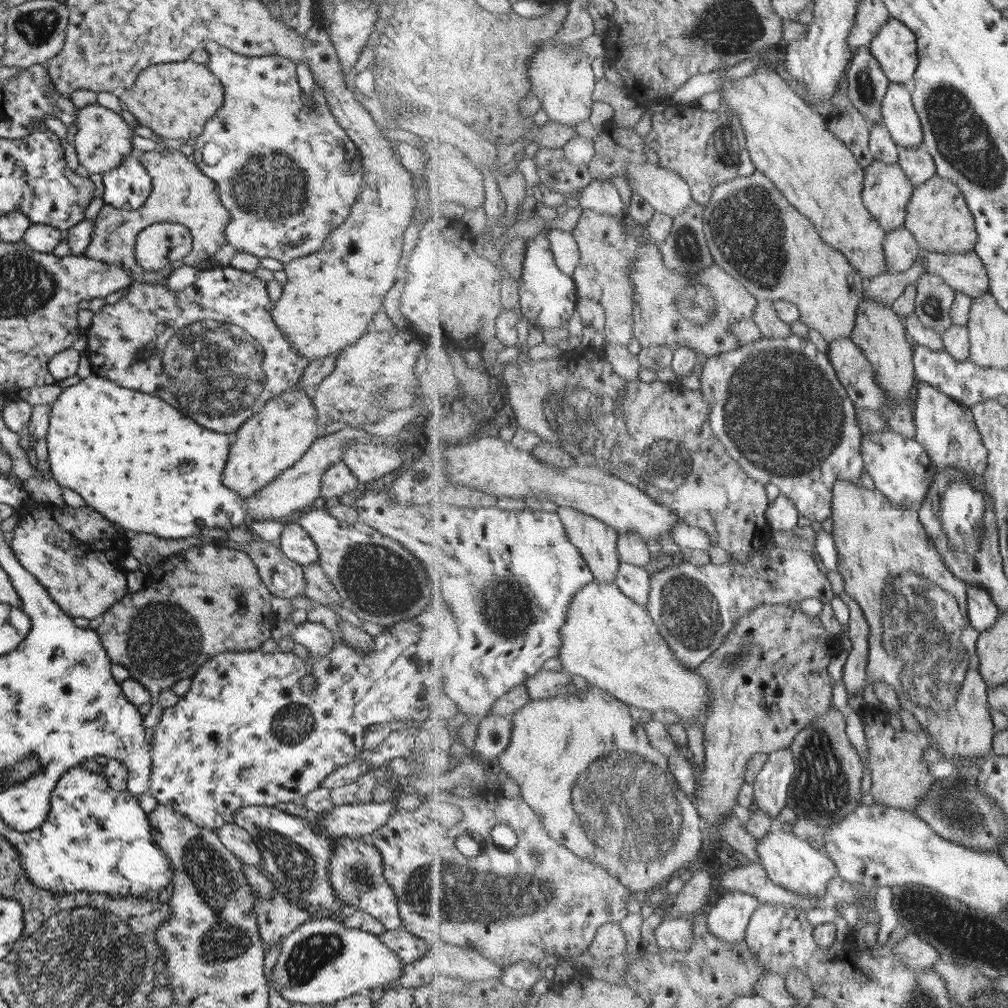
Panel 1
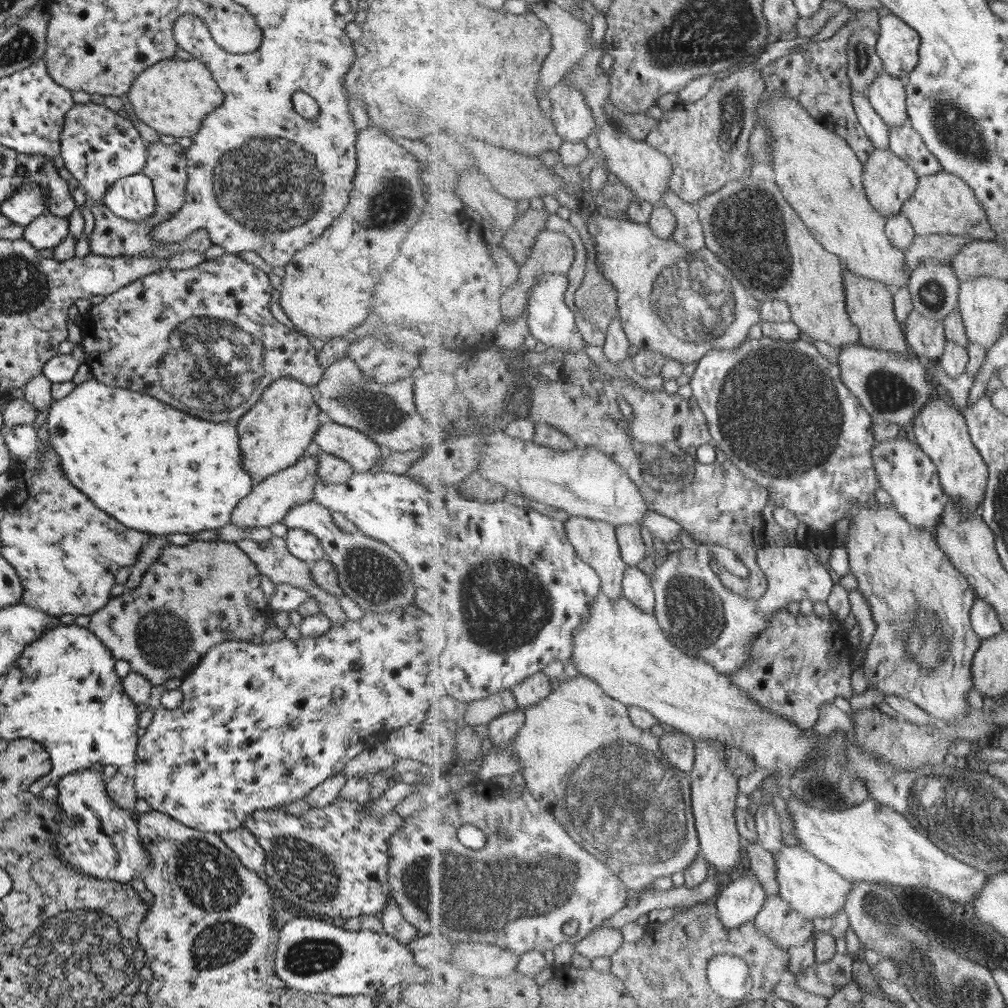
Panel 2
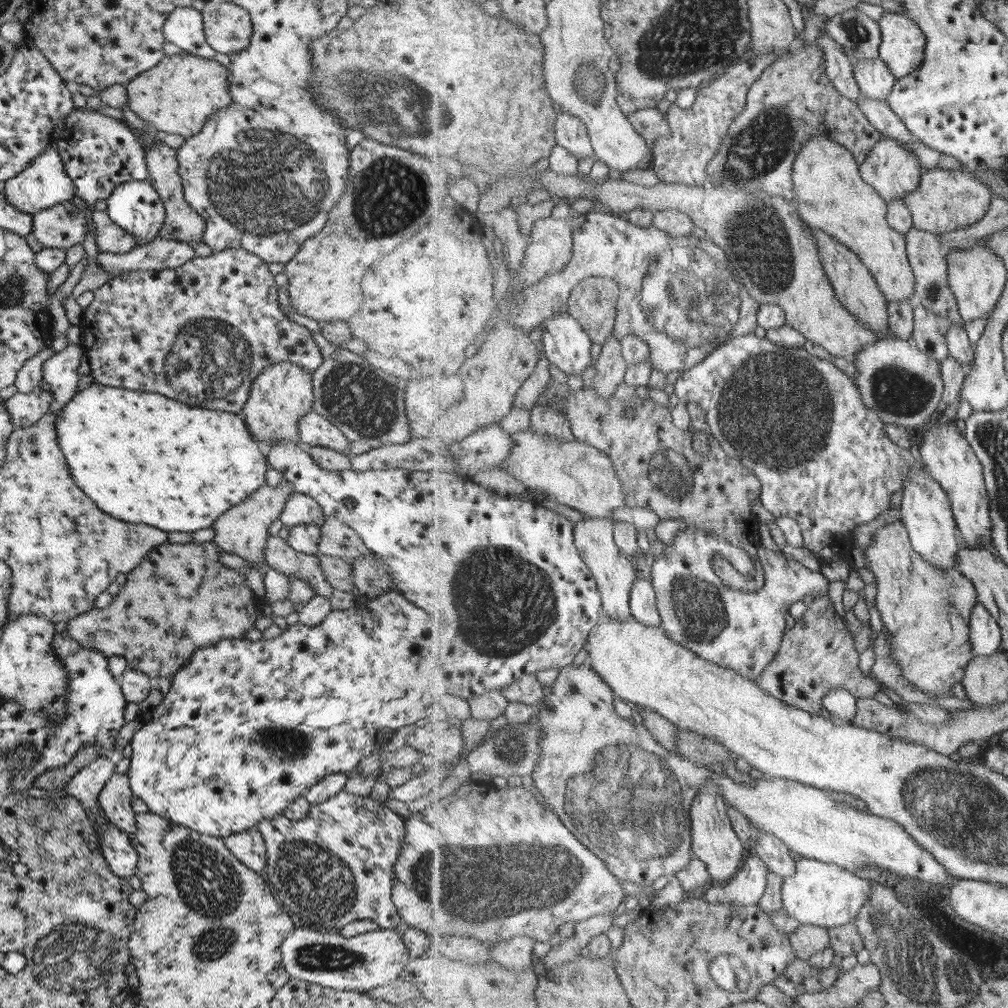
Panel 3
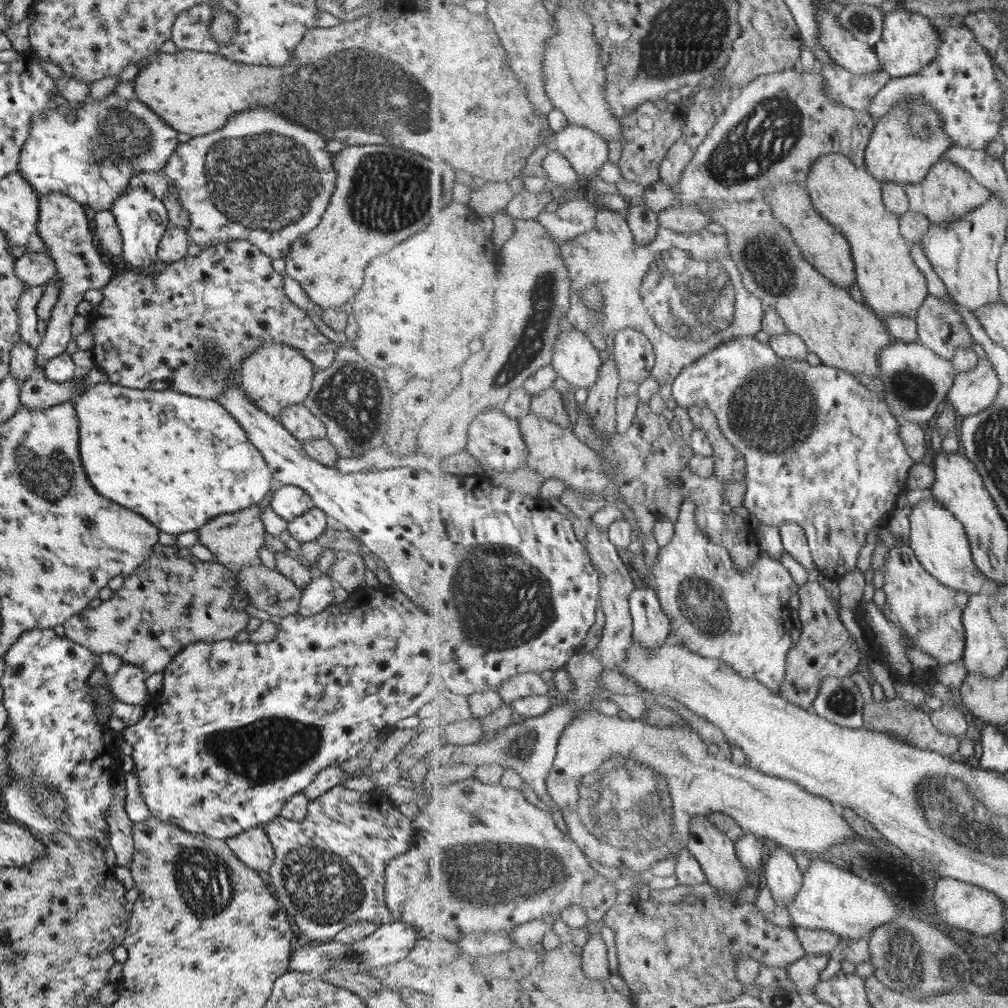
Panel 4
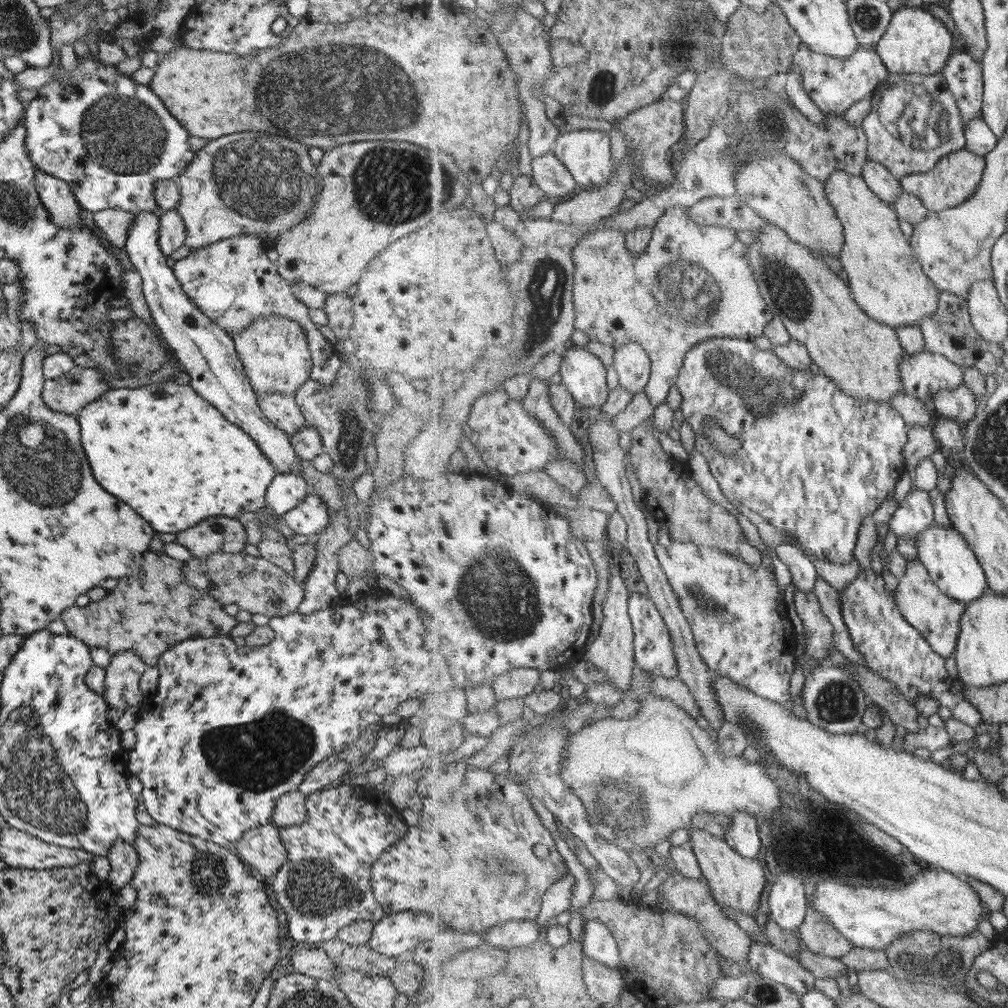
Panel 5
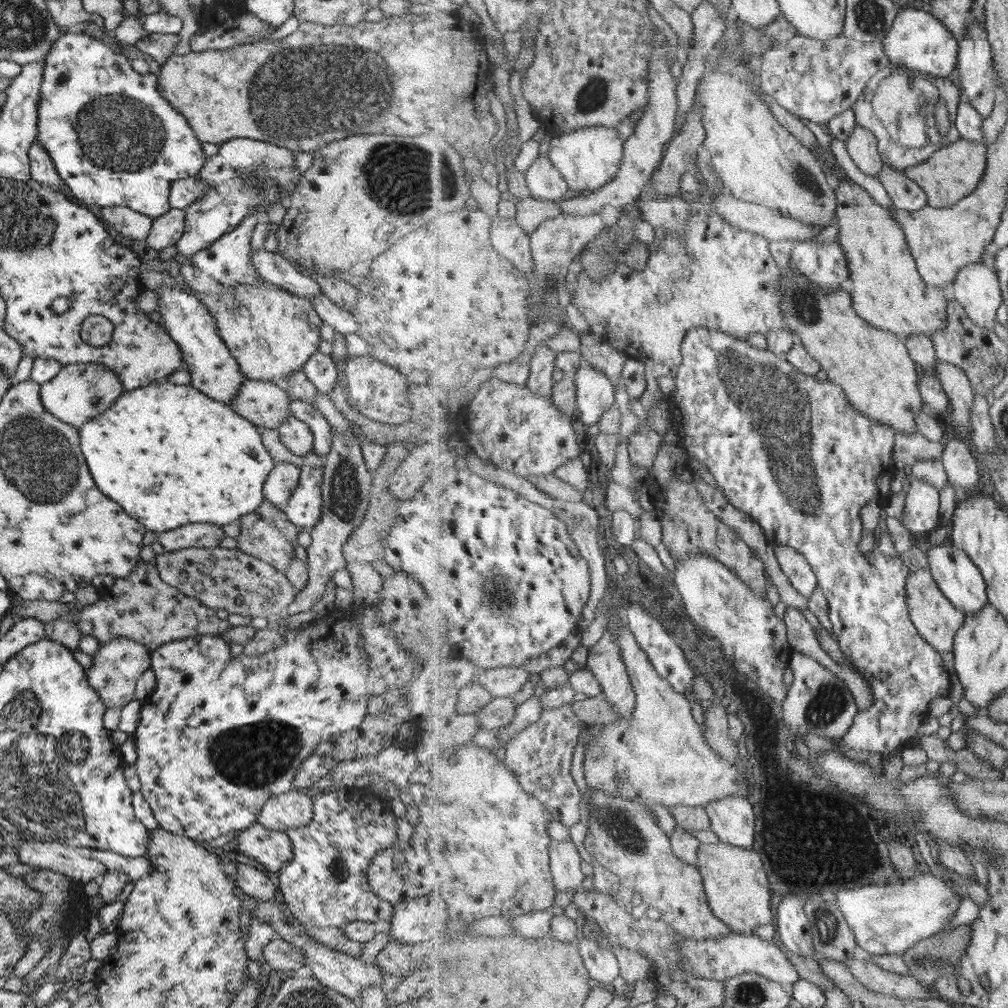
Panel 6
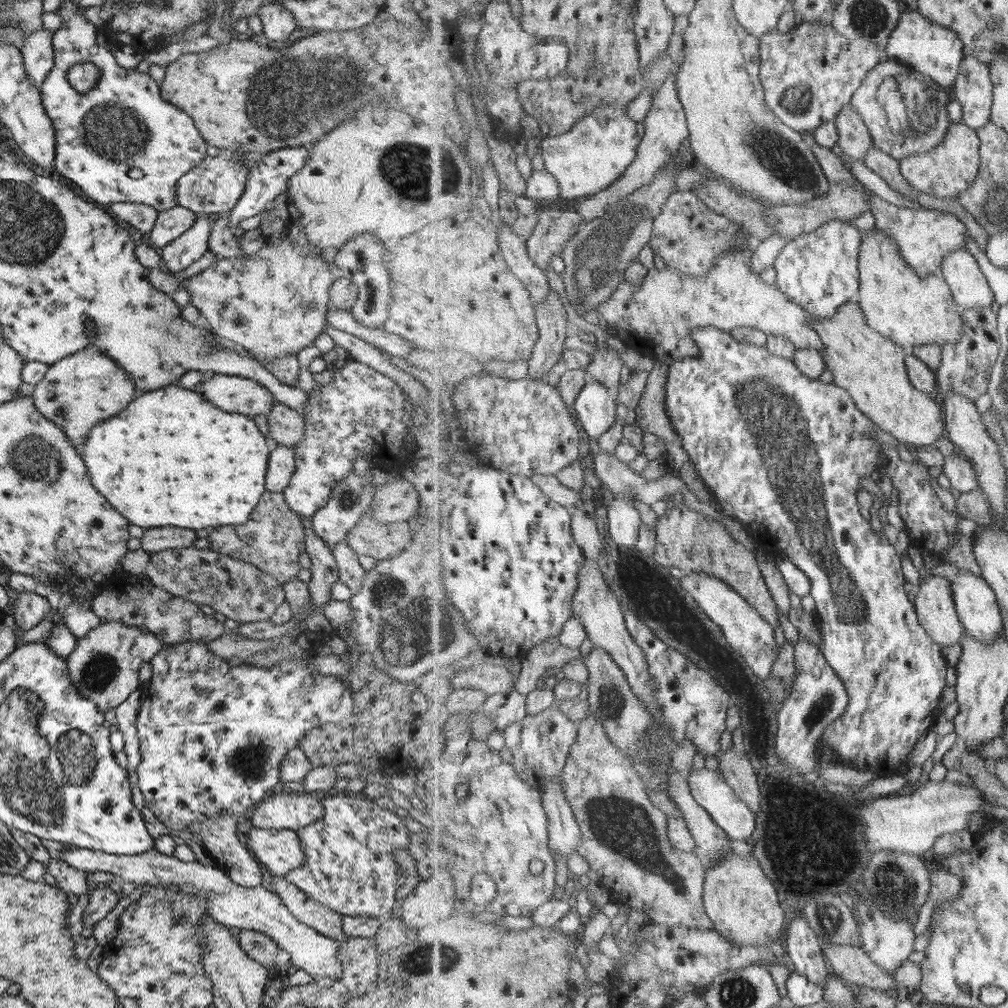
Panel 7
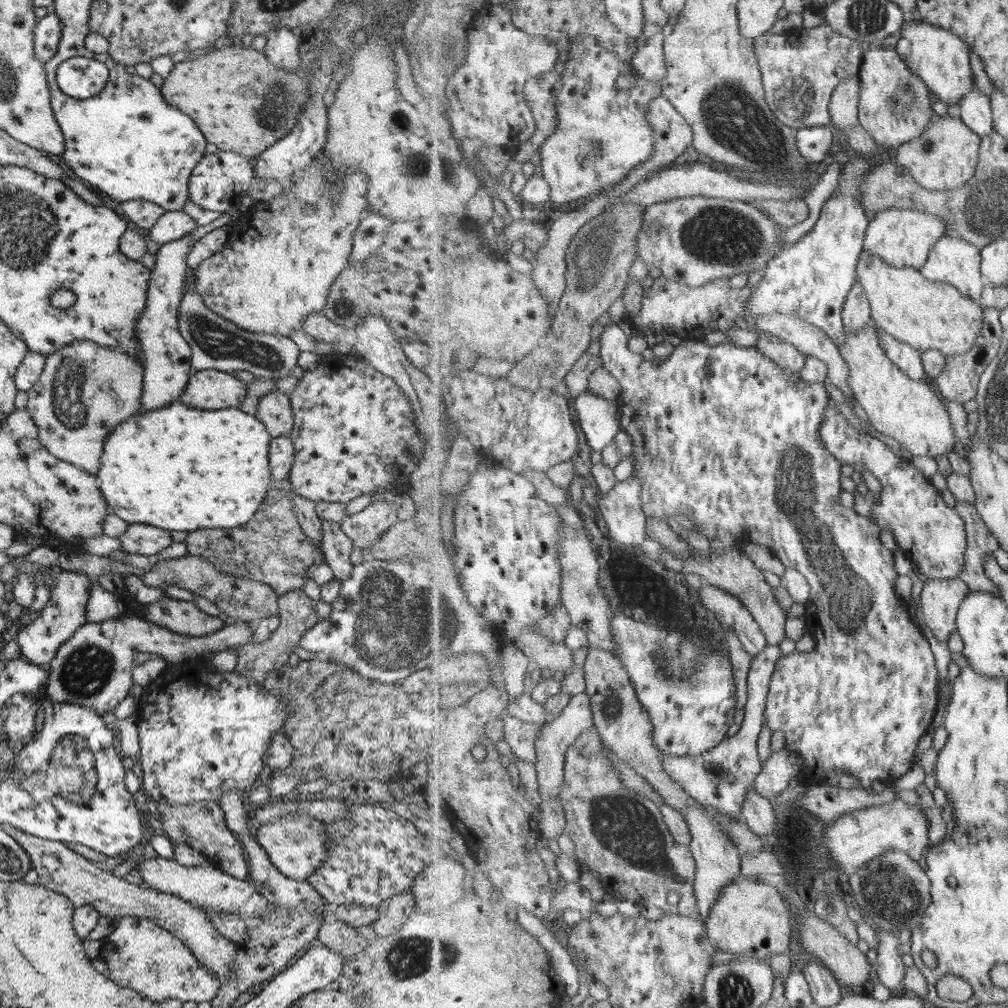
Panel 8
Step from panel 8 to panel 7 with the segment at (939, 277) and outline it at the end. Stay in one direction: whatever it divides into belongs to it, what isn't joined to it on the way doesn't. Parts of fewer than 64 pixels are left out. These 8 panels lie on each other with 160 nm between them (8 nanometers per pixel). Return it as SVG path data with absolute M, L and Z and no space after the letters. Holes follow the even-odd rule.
M959 249L949 253L939 269L938 275L945 278L962 310L988 309L995 302L993 290L979 263L971 252Z

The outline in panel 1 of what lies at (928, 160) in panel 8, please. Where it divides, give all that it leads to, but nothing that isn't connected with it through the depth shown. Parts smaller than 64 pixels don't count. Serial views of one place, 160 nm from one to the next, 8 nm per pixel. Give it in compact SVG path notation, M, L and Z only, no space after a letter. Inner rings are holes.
M937 174L914 189L907 206L906 228L915 235L921 250L947 255L967 255L979 242L976 223L962 190Z

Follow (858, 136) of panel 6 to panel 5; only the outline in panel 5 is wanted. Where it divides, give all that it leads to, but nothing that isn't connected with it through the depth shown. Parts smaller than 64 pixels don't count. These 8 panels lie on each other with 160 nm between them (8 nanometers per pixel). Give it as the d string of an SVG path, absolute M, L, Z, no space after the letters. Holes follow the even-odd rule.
M868 157L863 178L885 203L894 204L904 192L901 181L883 163Z

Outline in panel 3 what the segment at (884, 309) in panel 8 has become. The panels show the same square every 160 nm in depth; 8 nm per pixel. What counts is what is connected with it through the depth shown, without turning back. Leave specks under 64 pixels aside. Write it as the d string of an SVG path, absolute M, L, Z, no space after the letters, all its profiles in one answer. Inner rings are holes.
M815 133L794 160L792 179L798 213L811 228L831 235L859 255L889 303L913 300L917 278L908 257L905 236L887 221L888 202L864 181L858 160L846 146Z

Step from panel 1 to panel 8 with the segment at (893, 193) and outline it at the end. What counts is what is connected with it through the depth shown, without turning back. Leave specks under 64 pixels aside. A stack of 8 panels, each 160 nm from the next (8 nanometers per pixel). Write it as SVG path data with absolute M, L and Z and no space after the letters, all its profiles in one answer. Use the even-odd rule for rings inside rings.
M868 45L860 70L860 124L883 148L897 149L919 138L937 116L928 84L911 70L895 47Z

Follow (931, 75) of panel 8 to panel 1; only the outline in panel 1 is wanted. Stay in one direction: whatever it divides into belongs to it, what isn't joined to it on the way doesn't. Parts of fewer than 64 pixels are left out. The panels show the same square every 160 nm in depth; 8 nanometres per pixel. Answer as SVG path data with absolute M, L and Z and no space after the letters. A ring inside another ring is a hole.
M890 17L871 41L869 48L890 82L912 84L919 57L918 38L910 27L901 20Z

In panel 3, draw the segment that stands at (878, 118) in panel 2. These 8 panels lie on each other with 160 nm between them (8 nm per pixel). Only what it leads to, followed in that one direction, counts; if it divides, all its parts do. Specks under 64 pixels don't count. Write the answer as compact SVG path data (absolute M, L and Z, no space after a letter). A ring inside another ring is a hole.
M822 29L817 32L814 42L819 43L826 52L826 67L834 85L841 94L847 95L847 98L857 103L862 92L854 75L853 60L842 50L842 46Z

